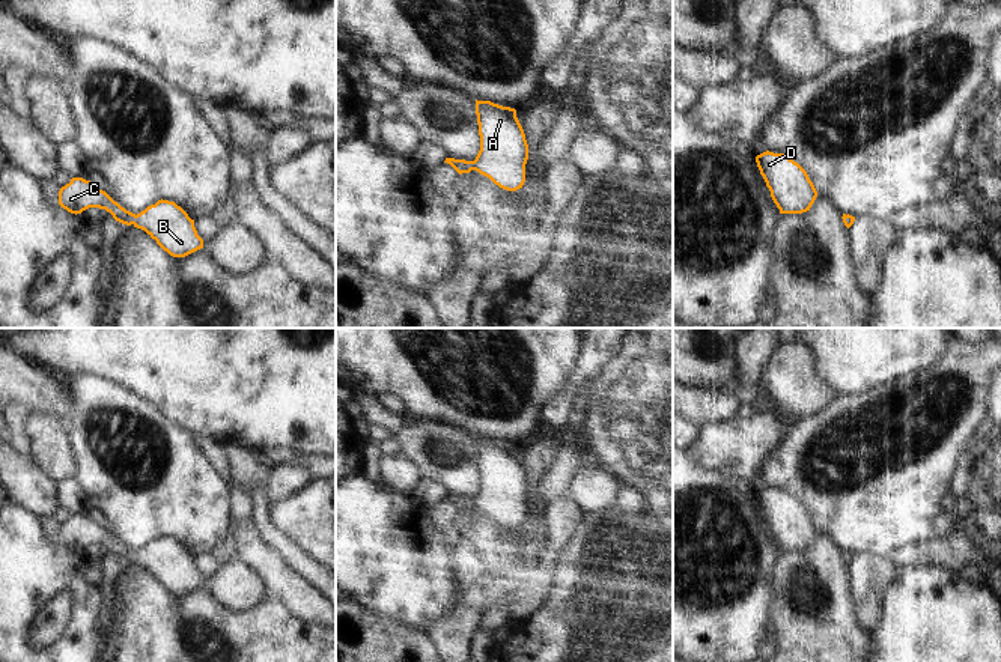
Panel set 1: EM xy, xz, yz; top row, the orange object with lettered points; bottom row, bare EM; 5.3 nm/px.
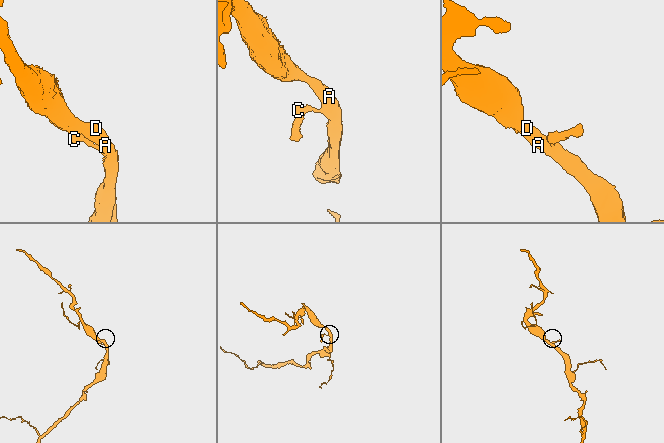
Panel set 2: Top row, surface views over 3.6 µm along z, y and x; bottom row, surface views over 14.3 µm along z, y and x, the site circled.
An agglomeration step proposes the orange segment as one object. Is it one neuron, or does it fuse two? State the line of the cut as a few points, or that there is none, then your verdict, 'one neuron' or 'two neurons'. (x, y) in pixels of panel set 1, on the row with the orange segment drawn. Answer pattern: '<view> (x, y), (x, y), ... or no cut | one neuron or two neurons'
no cut | one neuron

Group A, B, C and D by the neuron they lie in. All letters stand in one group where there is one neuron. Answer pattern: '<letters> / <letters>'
A B C D

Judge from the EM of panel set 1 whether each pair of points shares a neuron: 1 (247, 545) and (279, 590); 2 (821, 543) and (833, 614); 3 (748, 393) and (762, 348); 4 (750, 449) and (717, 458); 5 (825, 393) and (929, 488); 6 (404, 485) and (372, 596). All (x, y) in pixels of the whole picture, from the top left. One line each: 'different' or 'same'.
1: same
2: same
3: same
4: same
5: different
6: different

